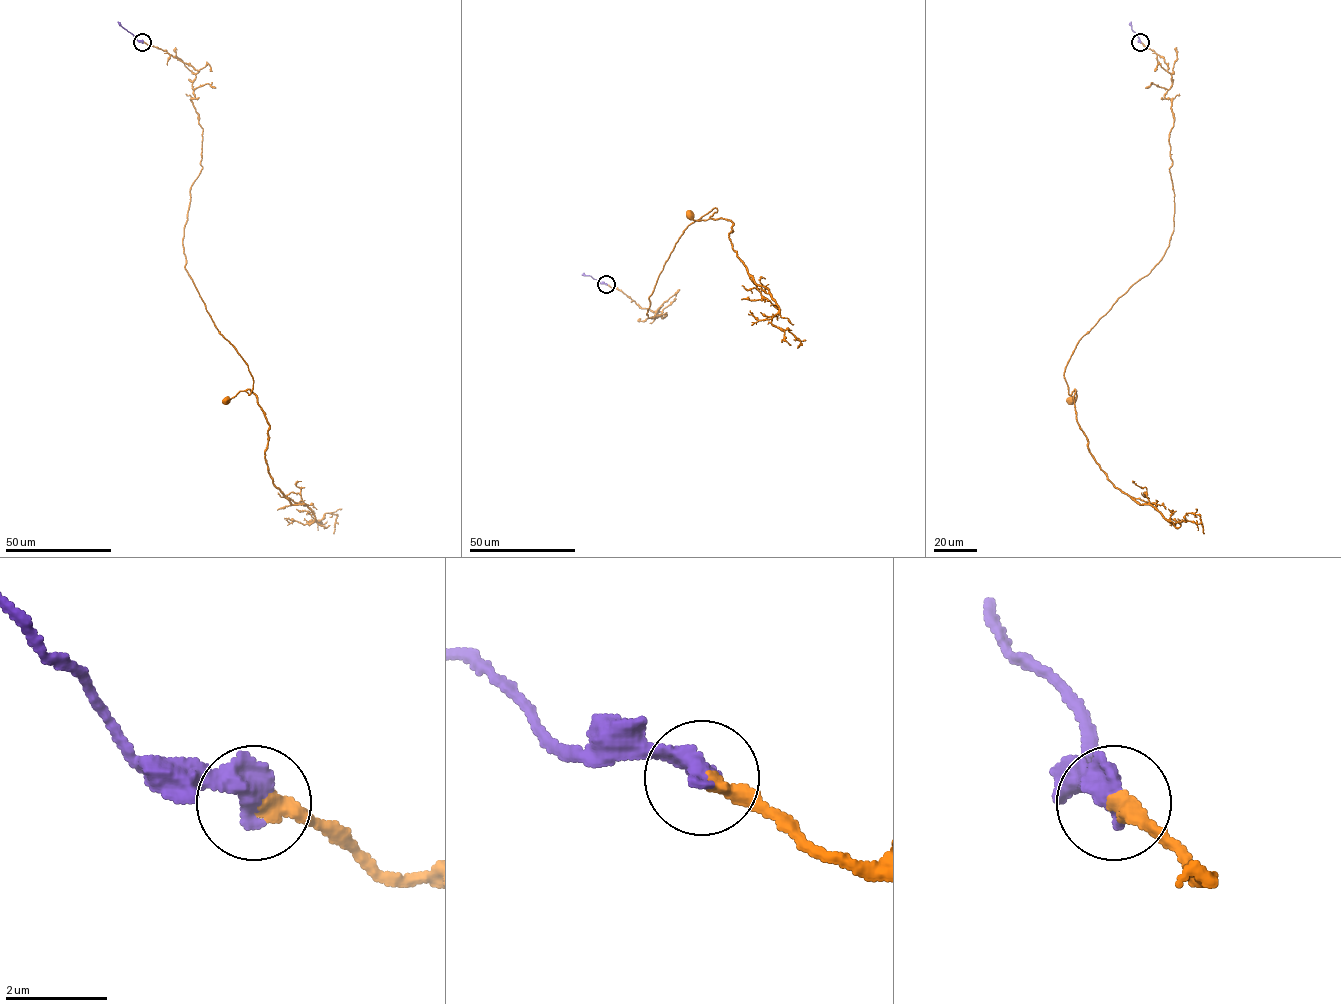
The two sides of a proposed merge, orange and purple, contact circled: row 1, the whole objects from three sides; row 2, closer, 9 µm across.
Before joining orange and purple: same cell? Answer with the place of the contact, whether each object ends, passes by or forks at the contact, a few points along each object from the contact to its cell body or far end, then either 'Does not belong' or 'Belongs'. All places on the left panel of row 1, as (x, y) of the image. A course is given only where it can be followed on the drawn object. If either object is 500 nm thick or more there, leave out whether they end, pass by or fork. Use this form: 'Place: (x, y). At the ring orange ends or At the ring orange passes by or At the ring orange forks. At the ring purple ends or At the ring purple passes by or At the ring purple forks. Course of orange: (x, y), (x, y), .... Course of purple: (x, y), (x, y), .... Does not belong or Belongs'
Place: (142, 42). At the ring orange ends. At the ring purple ends. Course of orange: (142, 42), (198, 72), (191, 101), (202, 169), (183, 246), (206, 310), (252, 376), (251, 393), (225, 400). Course of purple: (142, 42), (117, 22). Belongs

